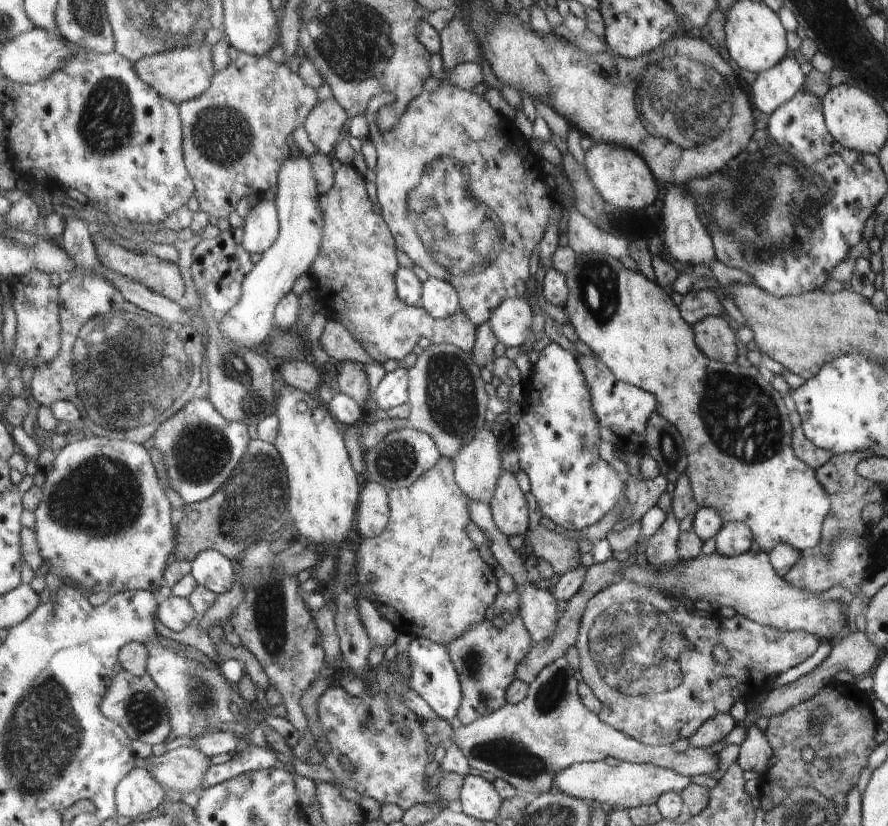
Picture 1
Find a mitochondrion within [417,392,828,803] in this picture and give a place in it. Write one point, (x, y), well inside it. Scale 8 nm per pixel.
(617, 644)

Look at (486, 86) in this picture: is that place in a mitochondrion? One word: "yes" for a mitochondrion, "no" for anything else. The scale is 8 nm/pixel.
no

